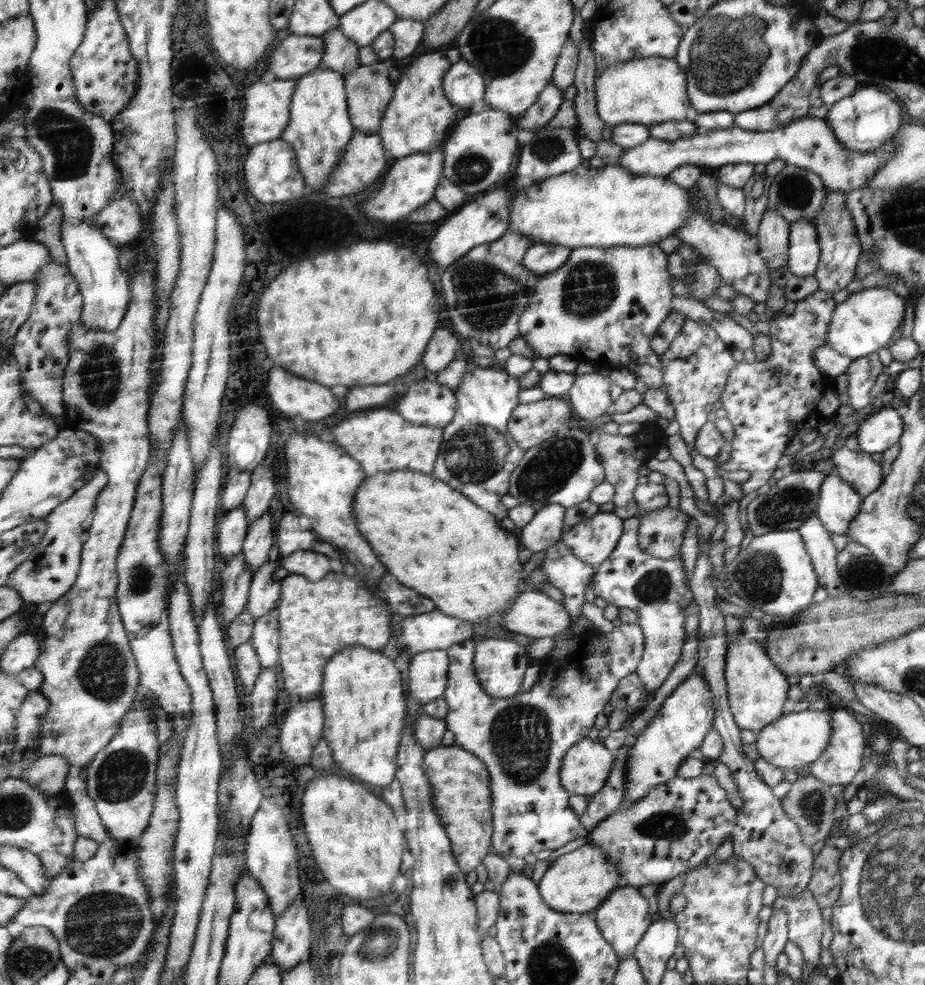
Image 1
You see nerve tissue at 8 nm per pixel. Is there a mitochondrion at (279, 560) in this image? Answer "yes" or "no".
no

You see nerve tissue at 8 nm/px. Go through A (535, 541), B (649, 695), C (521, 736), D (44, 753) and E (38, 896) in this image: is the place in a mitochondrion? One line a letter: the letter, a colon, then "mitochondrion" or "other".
A: other
B: other
C: mitochondrion
D: other
E: other

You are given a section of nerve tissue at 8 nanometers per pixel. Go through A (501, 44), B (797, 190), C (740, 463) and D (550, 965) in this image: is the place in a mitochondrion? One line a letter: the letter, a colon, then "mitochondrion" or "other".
A: mitochondrion
B: mitochondrion
C: other
D: mitochondrion

